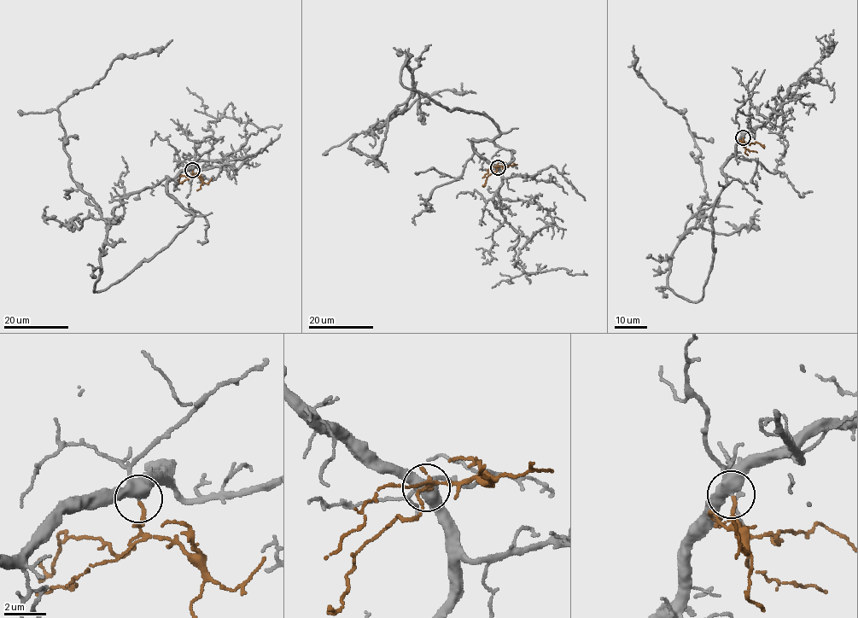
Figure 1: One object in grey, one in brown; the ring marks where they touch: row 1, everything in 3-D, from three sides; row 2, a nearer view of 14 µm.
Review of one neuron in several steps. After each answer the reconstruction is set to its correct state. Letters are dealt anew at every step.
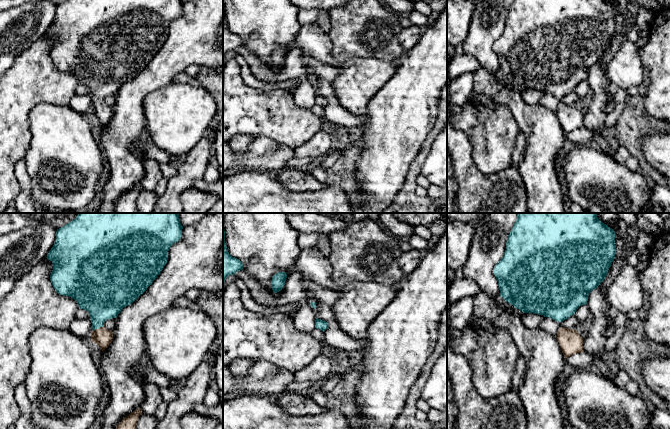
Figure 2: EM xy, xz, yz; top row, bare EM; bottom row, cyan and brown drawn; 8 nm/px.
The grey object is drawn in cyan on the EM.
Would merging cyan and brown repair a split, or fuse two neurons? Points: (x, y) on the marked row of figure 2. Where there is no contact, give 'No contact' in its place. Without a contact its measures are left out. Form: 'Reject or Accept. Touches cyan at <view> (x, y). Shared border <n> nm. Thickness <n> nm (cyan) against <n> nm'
Accept. Touches cyan at xy (98, 328). Shared border 120 nm. Thickness 340 nm (cyan) against 150 nm

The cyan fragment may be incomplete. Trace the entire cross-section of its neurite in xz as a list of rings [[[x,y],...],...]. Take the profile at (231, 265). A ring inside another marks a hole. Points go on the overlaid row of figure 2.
[[[223,217],[223,284],[226,278],[230,275],[234,275],[236,272],[243,270],[243,263],[232,257],[227,249],[225,243],[225,231],[224,231],[224,217]]]

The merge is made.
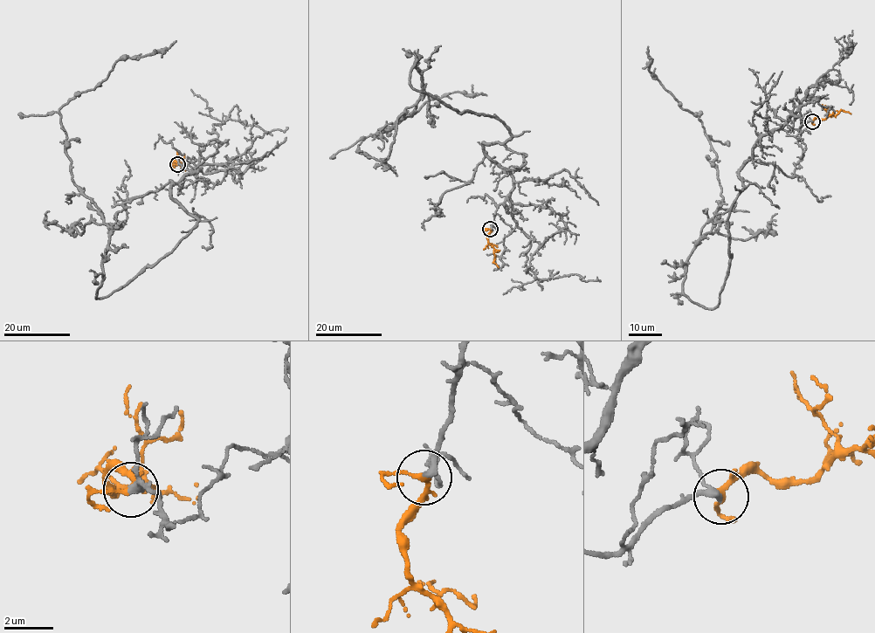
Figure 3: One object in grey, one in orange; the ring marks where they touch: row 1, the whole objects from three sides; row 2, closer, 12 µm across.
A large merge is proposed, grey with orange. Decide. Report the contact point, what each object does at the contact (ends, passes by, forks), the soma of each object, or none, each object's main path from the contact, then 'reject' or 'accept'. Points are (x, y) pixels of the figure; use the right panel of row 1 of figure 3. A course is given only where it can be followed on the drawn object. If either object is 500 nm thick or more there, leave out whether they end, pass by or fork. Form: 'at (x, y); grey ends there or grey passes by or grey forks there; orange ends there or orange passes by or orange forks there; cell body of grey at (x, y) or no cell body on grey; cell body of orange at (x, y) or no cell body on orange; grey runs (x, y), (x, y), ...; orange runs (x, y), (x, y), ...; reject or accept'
at (812, 121); grey passes by; orange passes by; no cell body on grey; no cell body on orange; grey runs (812, 121), (752, 148), (728, 274), (705, 308), (682, 291), (722, 198), (716, 153), (649, 69), (648, 46); orange runs (812, 121), (816, 118), (837, 115), (841, 110), (850, 113); accept

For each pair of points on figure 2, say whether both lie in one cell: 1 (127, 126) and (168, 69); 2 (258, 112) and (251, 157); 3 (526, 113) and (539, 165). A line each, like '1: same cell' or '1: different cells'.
1: same cell
2: different cells
3: same cell

